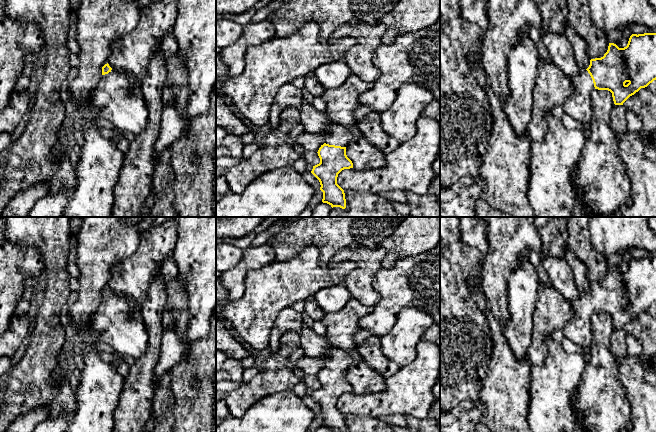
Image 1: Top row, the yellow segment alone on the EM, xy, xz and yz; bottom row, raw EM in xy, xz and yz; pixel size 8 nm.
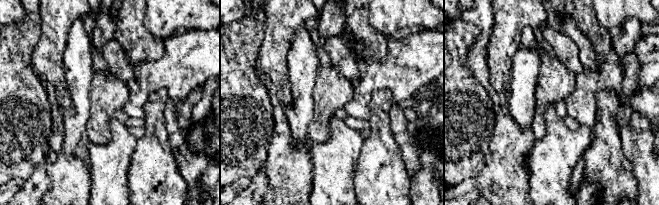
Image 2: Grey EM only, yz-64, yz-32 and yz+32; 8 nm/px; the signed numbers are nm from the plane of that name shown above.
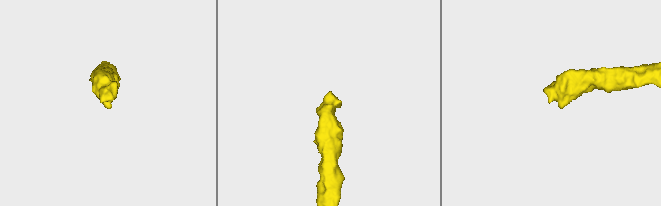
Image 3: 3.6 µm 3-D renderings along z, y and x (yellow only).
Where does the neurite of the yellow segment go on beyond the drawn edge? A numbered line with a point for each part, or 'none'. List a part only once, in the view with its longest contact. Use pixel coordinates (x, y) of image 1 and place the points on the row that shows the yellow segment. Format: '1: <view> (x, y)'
1: xz (336, 134)

